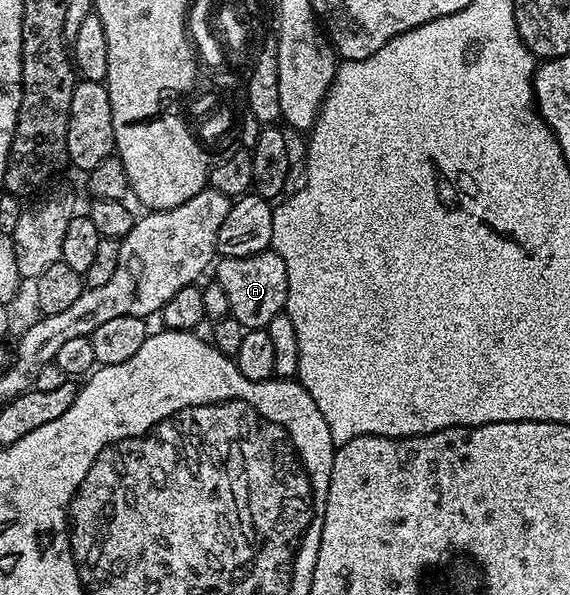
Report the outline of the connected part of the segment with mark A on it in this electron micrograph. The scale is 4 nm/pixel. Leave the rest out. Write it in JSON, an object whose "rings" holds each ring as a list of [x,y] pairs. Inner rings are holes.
{"rings":[[[269,250],[250,254],[246,258],[226,256],[215,265],[215,272],[215,283],[222,286],[222,291],[230,302],[230,315],[242,322],[245,330],[267,329],[270,321],[284,312],[284,303],[288,297],[288,279],[286,262],[282,262],[277,252]]]}

